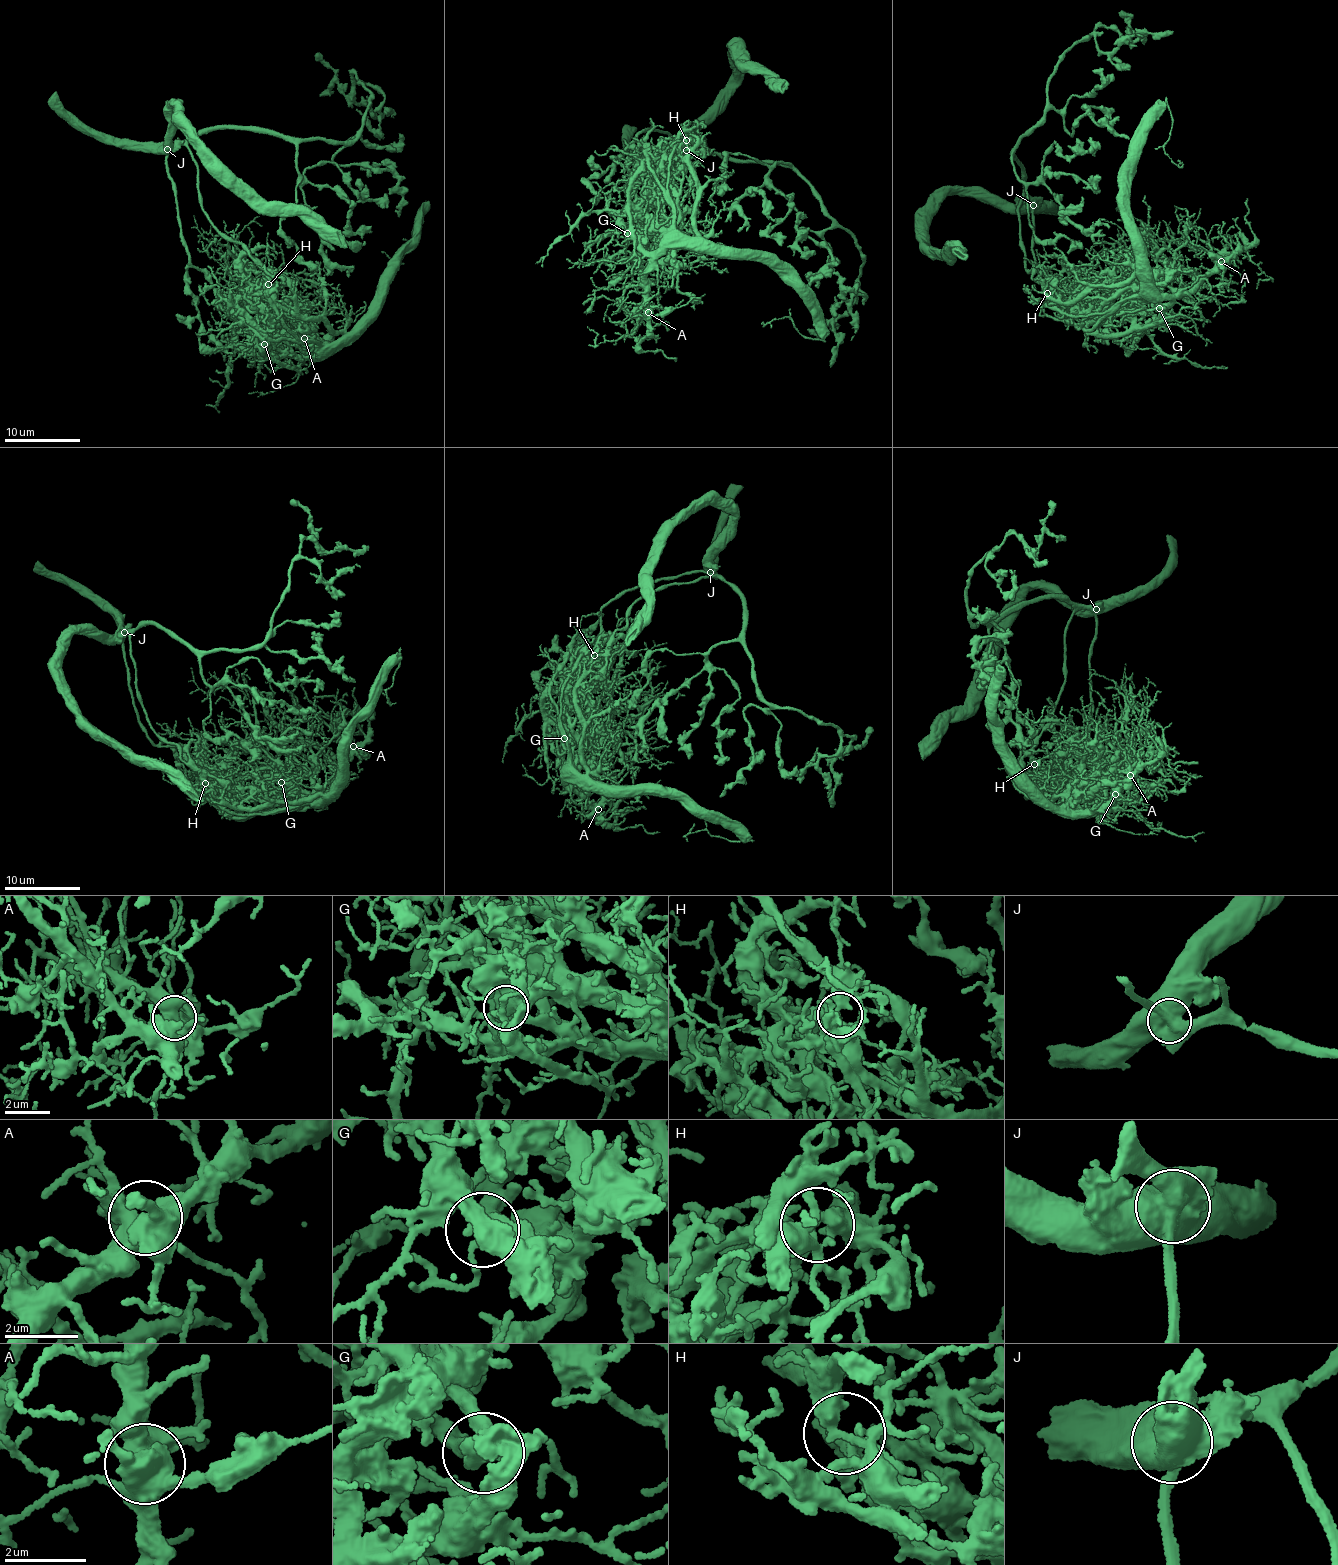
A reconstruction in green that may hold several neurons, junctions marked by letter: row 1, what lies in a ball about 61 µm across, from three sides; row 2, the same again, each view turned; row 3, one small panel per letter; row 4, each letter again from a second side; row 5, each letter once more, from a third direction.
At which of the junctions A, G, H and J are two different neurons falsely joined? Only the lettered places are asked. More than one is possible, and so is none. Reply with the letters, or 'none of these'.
H, J

